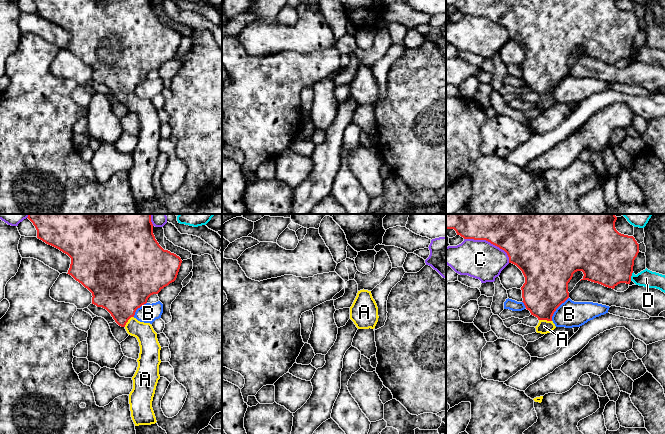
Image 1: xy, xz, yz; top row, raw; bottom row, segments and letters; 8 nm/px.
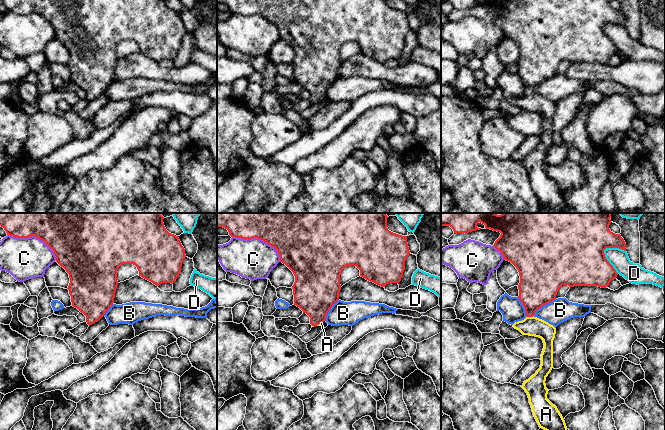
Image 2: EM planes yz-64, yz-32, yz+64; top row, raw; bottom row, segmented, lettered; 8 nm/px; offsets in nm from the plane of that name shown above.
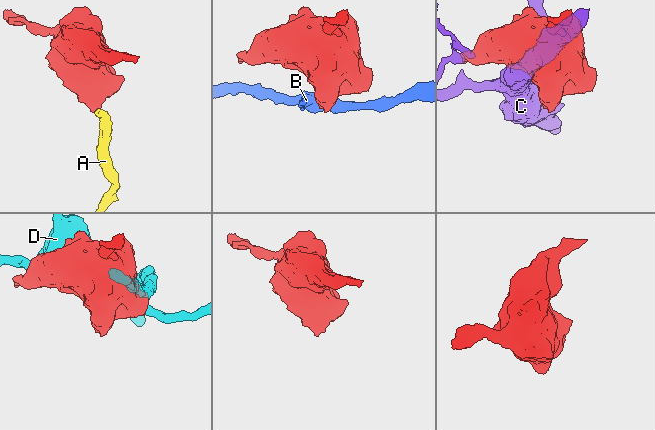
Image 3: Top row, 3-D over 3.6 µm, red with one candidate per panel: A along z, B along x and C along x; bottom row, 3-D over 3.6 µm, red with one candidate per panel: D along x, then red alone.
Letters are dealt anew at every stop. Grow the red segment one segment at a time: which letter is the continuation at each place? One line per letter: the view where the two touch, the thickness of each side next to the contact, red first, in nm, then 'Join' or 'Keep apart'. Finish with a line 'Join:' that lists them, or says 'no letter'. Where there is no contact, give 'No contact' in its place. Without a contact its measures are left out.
A: Touches red in yz. Thickness 360 nm (red) against 110 nm. Join
B: Touches red in yz. Thickness 360 nm (red) against 220 nm. Keep apart
C: Touches red in yz. Thickness 500 nm (red) against 320 nm. Keep apart
D: Touches red in yz. Thickness 440 nm (red) against 140 nm. Keep apart
Join: A

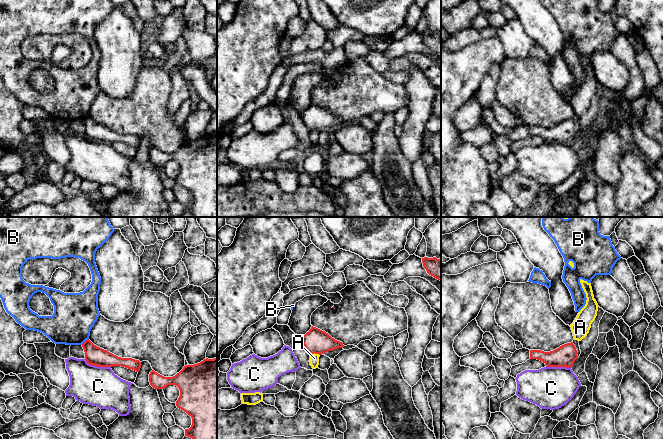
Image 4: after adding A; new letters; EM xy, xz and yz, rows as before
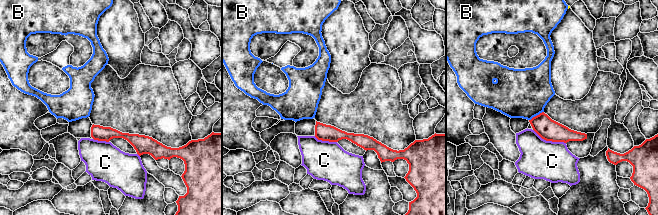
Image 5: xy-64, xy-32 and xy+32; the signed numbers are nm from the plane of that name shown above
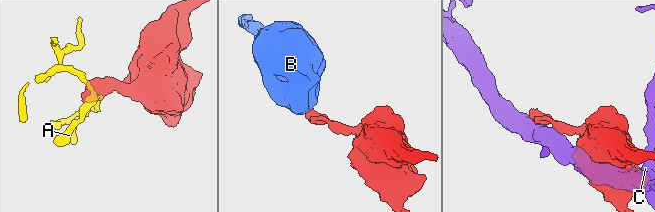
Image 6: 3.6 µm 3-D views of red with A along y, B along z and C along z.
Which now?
A: Touches red in xz. Thickness 190 nm (red) against 80 nm. Keep apart
B: Touches red in xy. Thickness 150 nm (red) against 340 nm. Keep apart
C: Touches red in xy. Thickness 150 nm (red) against 320 nm. Keep apart
Join: no letter

